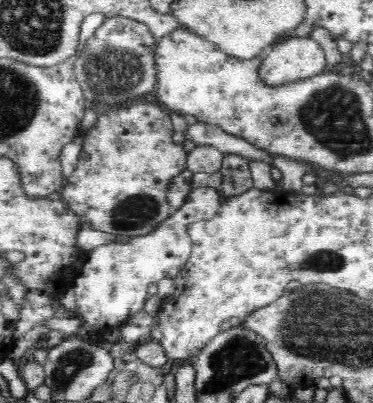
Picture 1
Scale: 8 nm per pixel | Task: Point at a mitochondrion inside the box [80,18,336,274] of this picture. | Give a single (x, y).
(111, 72)

